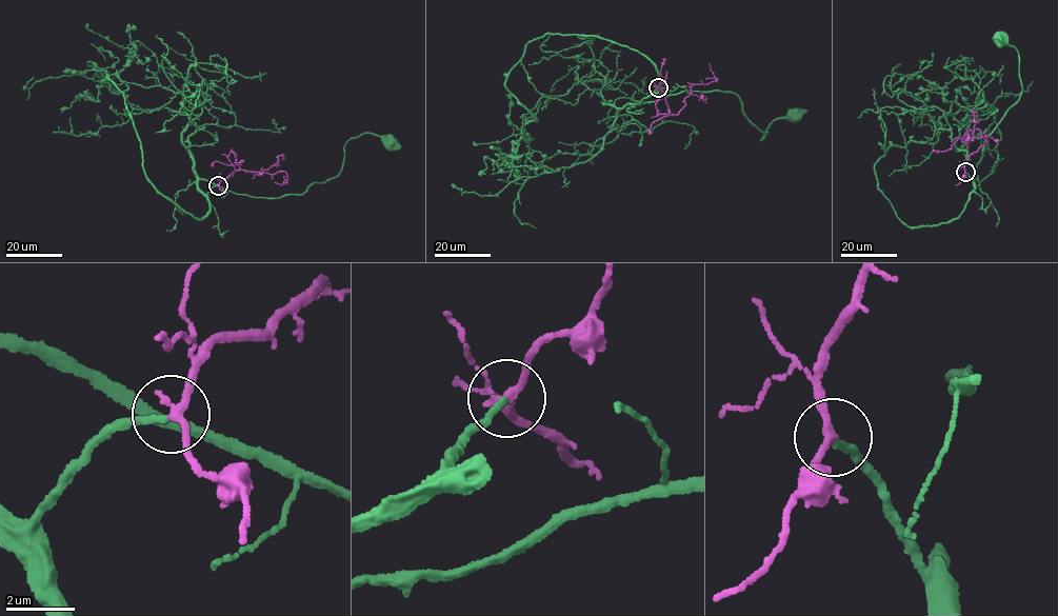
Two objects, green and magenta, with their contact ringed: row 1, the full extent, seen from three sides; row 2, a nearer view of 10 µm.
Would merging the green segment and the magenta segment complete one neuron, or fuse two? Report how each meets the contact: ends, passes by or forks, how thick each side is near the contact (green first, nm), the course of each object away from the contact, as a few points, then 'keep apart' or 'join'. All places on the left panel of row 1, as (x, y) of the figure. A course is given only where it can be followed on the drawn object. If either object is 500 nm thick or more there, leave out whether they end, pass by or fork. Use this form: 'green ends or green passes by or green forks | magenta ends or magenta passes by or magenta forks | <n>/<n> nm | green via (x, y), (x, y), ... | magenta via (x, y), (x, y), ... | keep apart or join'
green ends | magenta passes by | 190/240 nm | green via (218, 185), (205, 194), (197, 181), (266, 198), (299, 195), (340, 173), (350, 140), (367, 133), (390, 143) | magenta via (218, 185), (234, 172), (242, 170), (274, 175), (284, 172), (285, 183), (283, 177) | join

